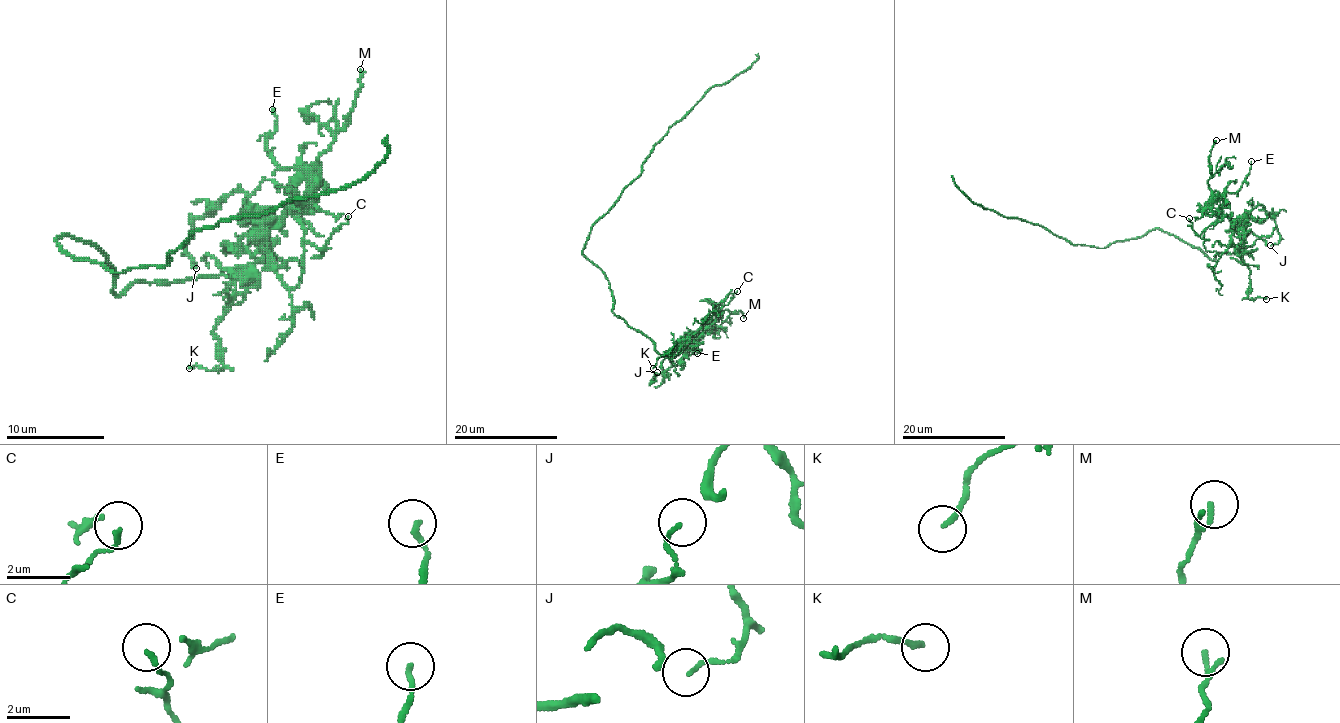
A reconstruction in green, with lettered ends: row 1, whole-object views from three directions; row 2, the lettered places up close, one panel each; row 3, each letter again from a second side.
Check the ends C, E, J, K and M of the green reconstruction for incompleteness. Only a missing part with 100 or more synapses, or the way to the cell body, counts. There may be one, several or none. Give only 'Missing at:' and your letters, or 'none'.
Missing at: none

